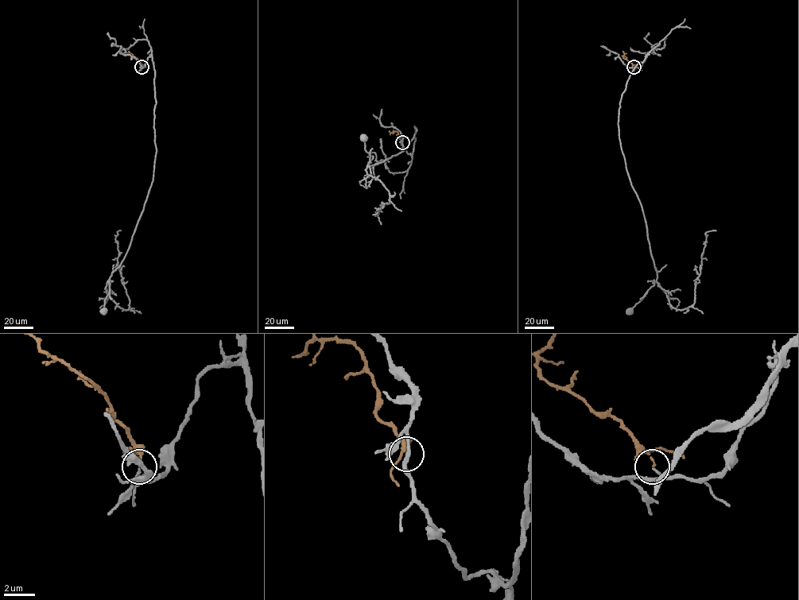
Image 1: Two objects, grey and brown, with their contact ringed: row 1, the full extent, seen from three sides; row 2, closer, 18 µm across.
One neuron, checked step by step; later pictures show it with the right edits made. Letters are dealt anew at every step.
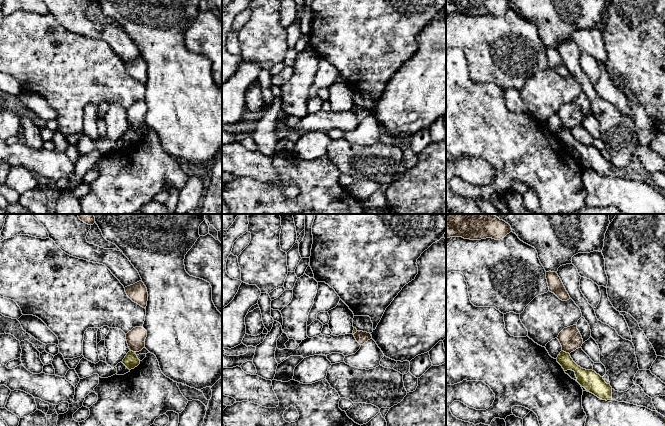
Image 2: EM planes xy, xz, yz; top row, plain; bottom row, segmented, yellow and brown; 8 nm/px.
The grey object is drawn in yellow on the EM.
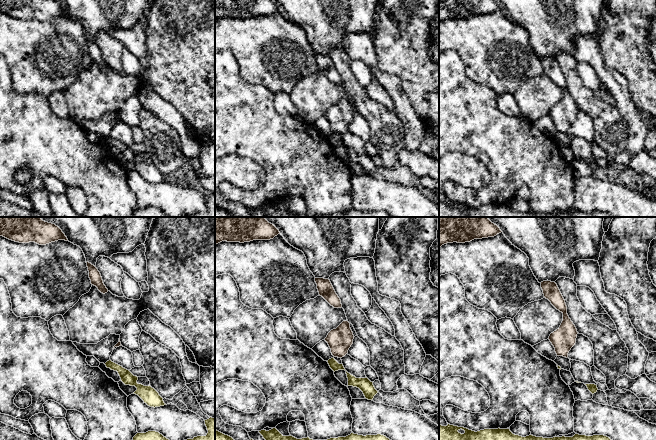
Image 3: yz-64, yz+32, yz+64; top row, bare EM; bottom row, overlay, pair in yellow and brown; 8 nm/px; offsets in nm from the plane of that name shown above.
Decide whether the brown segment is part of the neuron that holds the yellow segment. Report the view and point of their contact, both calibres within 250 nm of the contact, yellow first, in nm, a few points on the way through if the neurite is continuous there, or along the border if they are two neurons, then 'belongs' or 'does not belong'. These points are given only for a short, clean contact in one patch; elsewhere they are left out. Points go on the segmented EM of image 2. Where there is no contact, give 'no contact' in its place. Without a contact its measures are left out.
meets yellow in yz at (565, 352); 120 nm thick on the yellow side, 180 nm on the other; border along yz (562, 350), (569, 354); does not belong

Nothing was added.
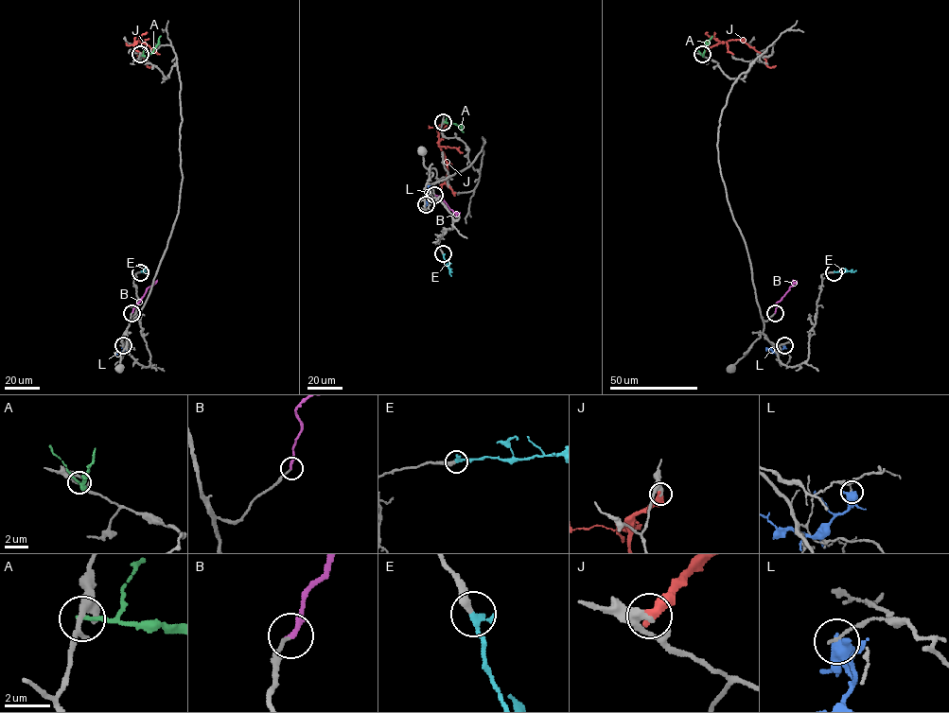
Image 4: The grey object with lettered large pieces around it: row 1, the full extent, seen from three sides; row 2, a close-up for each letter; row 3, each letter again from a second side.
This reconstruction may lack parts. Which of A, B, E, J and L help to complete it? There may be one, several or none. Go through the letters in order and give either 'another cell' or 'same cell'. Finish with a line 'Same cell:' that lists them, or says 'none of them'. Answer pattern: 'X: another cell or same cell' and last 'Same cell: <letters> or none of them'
A: another cell
B: same cell
E: same cell
J: another cell
L: another cell
Same cell: B, E

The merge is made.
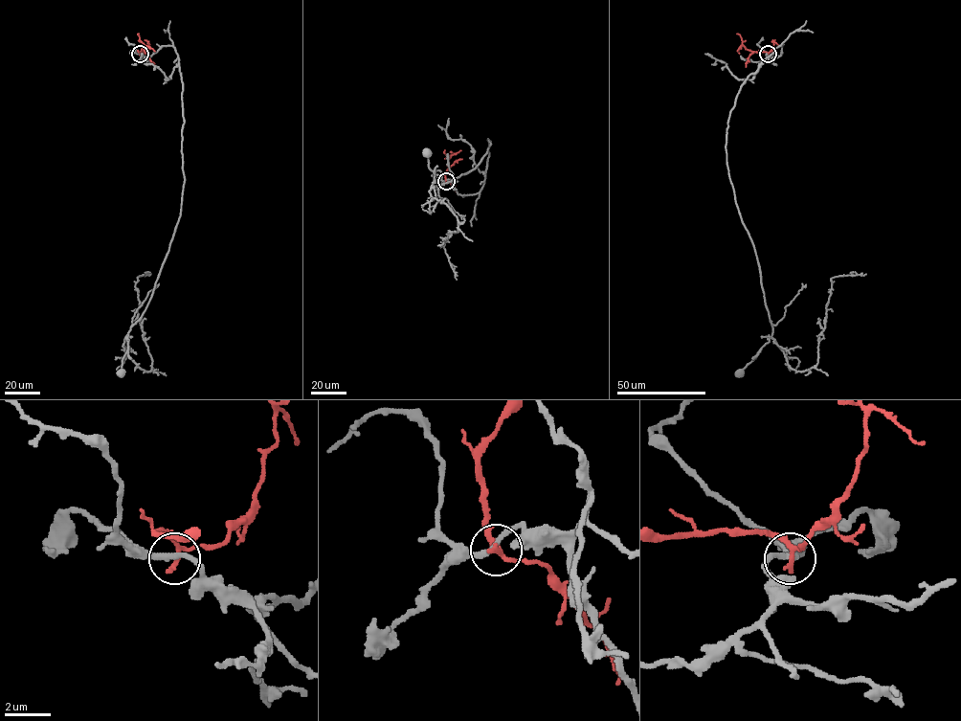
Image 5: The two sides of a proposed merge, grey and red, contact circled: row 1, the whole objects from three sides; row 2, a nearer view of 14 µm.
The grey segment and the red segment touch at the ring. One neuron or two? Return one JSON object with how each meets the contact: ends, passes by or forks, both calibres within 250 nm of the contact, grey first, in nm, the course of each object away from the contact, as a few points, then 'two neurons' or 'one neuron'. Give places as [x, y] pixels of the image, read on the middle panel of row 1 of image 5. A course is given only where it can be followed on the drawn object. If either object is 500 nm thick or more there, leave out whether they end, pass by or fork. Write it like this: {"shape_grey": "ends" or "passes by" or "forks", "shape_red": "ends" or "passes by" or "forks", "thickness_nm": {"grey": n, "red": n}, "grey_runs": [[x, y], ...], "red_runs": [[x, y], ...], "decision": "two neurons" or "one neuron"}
{"shape_grey": "passes by", "shape_red": "passes by", "thickness_nm": {"grey": 240, "red": 220}, "grey_runs": [[446, 181], [458, 194], [478, 193], [490, 142], [473, 169], [436, 186], [426, 153]], "red_runs": [[446, 181], [444, 173], [450, 157], [444, 149]], "decision": "two neurons"}

